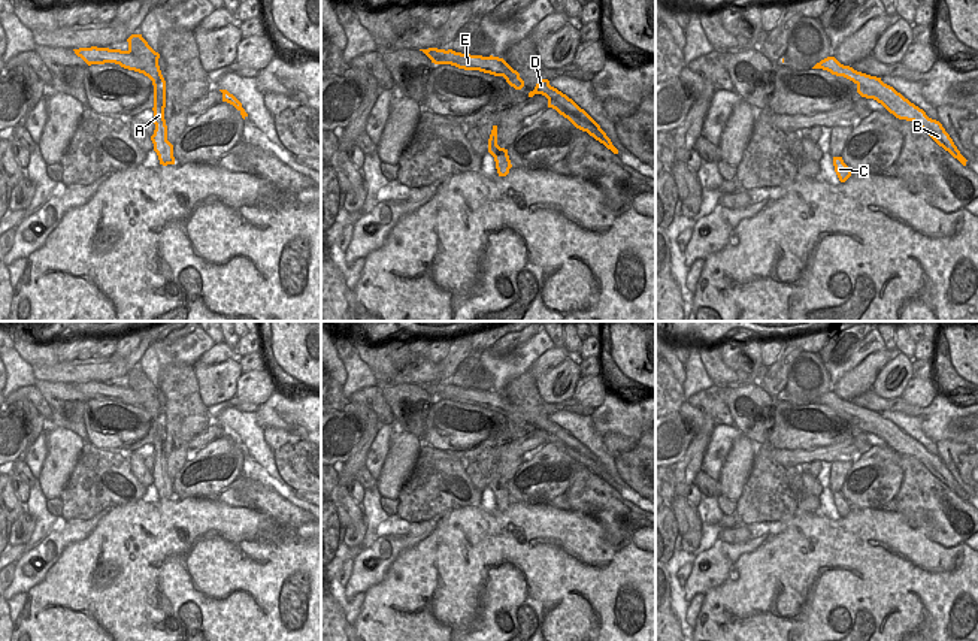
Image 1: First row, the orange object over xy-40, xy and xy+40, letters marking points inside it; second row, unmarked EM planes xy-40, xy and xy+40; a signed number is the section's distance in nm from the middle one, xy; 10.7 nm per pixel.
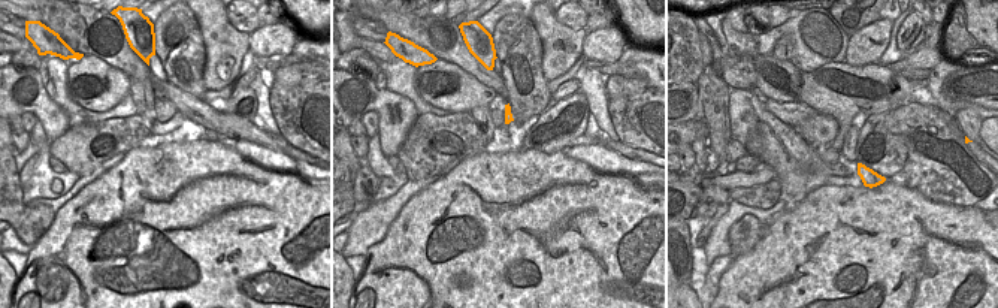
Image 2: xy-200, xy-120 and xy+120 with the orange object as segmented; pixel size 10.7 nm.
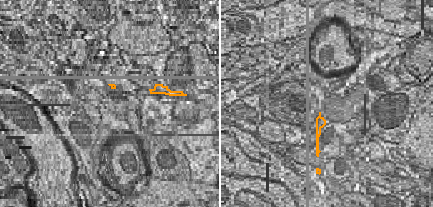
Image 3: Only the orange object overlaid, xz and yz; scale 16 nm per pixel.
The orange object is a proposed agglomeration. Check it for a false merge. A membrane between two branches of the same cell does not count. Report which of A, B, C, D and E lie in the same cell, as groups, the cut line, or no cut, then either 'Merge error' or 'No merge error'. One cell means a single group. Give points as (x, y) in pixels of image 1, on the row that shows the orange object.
Groups: A C / B D E. Split along xy-40 (127, 51), (139, 59), (142, 63), (141, 70). Merge error.

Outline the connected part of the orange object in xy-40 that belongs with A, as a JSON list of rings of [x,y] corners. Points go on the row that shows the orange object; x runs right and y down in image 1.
[[[131,34],[128,39],[128,52],[139,57],[143,63],[143,69],[139,73],[143,73],[152,81],[154,85],[154,124],[155,130],[151,136],[154,143],[154,151],[158,155],[160,164],[175,164],[173,145],[167,140],[167,126],[164,120],[166,108],[166,81],[161,75],[161,70],[157,67],[160,54],[155,52],[142,34]]]

